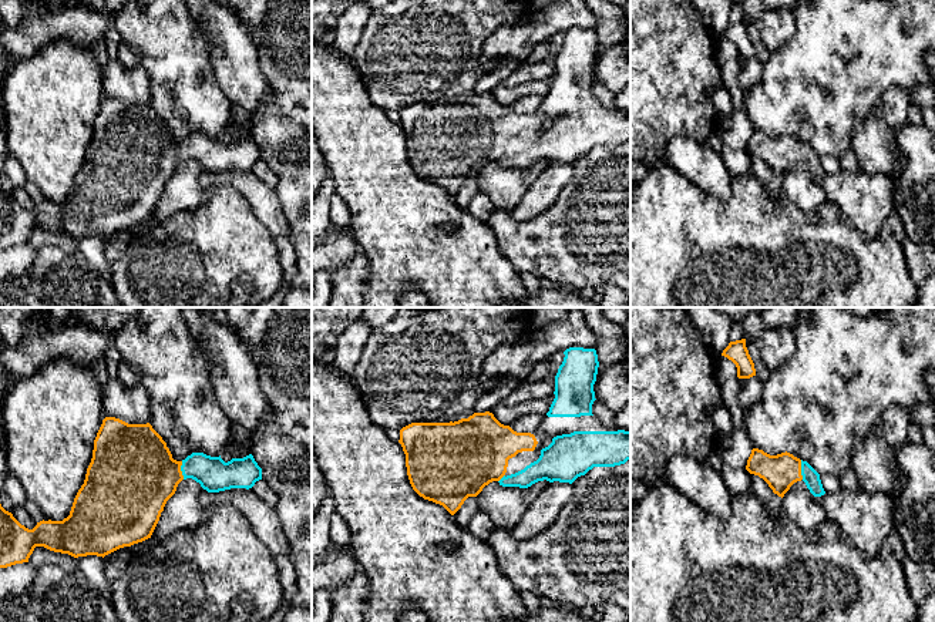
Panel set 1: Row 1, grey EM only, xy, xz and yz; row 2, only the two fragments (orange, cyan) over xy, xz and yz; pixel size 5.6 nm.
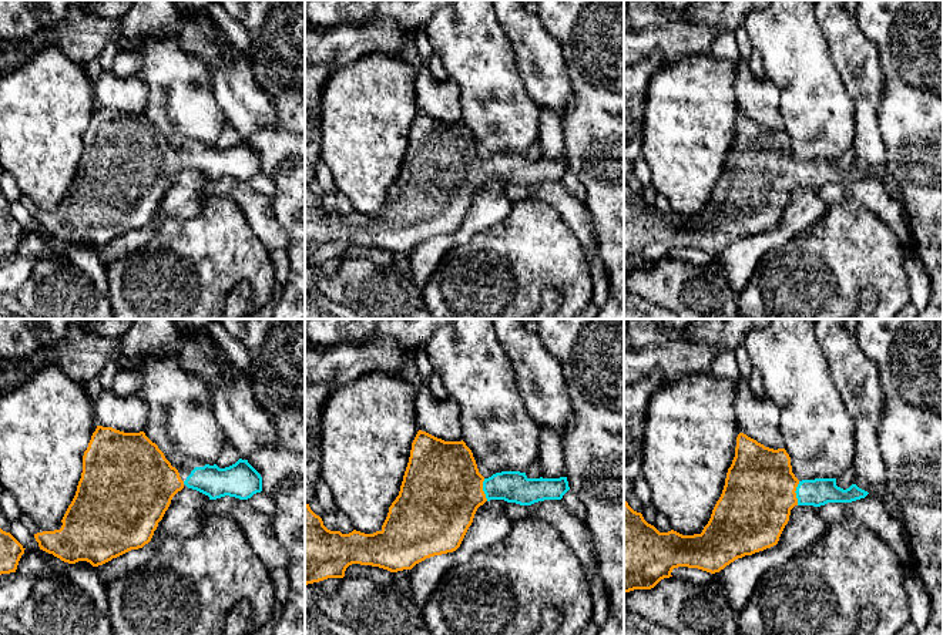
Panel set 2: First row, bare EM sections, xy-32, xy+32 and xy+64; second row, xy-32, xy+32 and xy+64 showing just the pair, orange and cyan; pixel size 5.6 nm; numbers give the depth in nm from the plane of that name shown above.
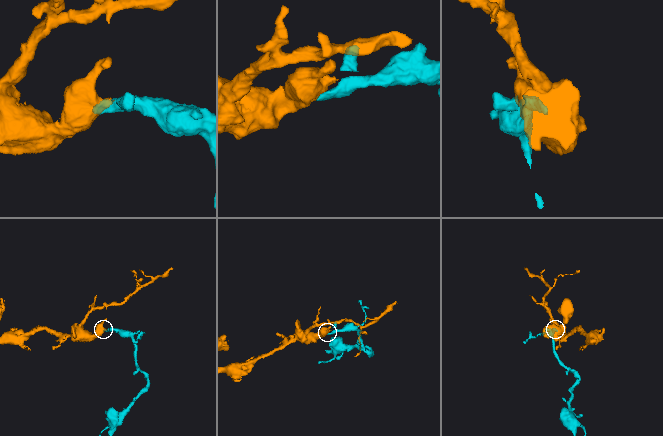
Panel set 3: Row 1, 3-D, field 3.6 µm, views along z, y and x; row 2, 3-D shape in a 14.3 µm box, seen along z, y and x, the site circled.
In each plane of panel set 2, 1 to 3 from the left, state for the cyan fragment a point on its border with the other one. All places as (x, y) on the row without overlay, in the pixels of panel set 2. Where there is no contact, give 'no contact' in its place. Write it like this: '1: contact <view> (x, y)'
1: no contact
2: contact xy+32 (482, 171)
3: contact xy+64 (795, 174)

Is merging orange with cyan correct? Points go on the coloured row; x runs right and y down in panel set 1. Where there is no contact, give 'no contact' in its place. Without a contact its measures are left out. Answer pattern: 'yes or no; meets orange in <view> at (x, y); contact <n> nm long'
yes; meets orange in yz at (800, 470); contact 110 nm long

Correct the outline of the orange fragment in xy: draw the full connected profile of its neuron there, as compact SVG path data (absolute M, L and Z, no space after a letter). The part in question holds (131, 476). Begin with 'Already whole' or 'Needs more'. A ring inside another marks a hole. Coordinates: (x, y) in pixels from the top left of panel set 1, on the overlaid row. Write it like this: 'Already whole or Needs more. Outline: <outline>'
Needs more. Outline: M105 417L94 440L93 458L78 490L70 515L63 521L40 521L33 529L21 525L0 504L0 568L28 562L36 547L74 558L105 557L120 548L151 538L167 501L182 480L192 478L208 492L252 488L262 480L262 468L249 454L225 463L221 455L192 453L182 461L172 458L167 443L147 424L128 424Z

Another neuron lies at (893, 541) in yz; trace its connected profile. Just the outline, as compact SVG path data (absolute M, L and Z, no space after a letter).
M892 531L887 538L885 538L885 547L889 548L899 561L902 561L907 555L904 542L901 537Z

